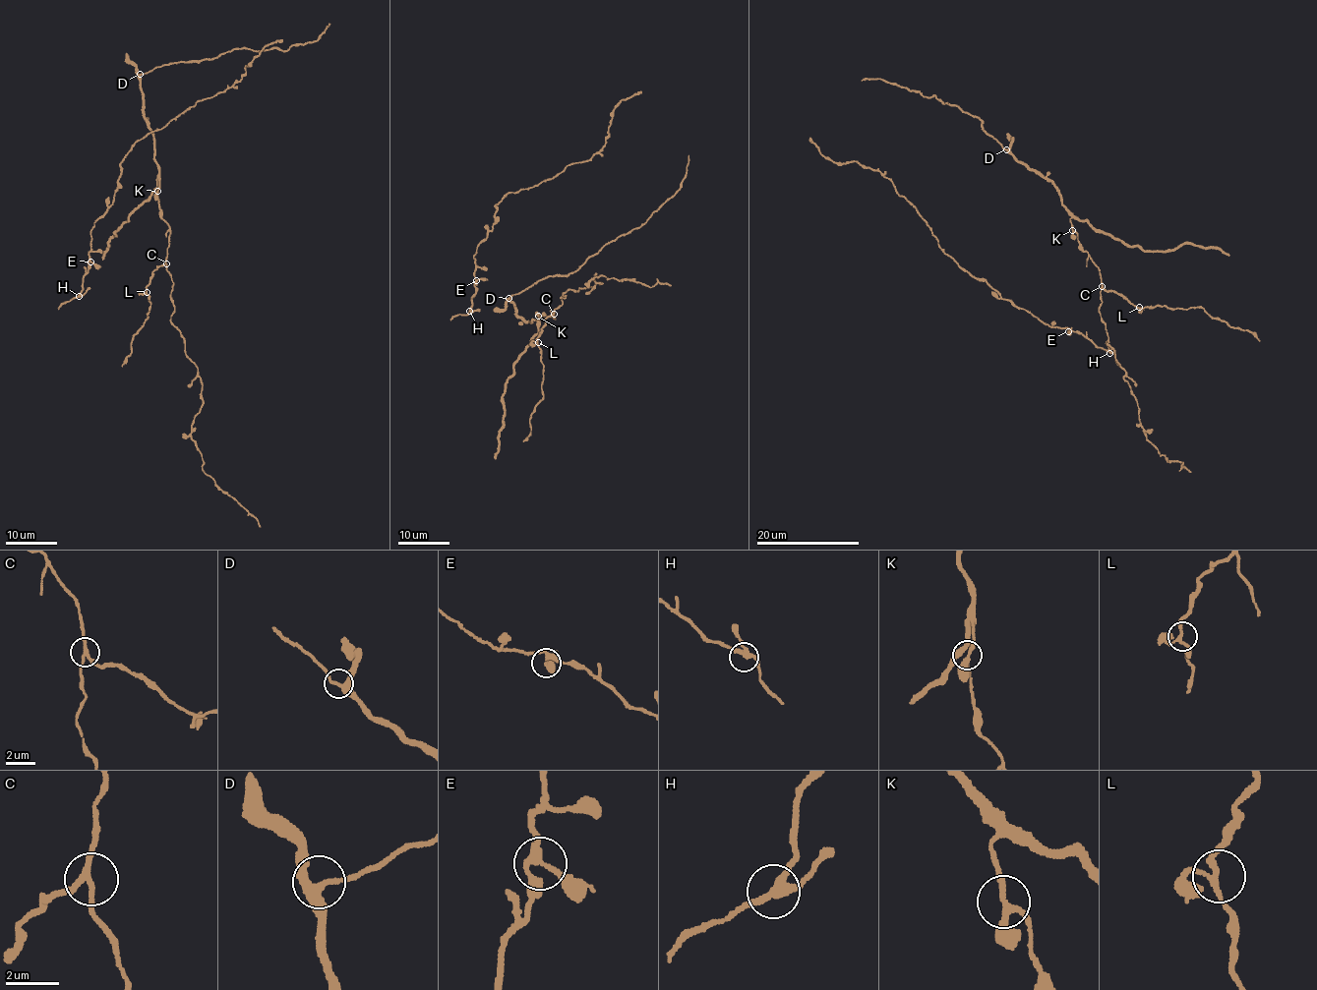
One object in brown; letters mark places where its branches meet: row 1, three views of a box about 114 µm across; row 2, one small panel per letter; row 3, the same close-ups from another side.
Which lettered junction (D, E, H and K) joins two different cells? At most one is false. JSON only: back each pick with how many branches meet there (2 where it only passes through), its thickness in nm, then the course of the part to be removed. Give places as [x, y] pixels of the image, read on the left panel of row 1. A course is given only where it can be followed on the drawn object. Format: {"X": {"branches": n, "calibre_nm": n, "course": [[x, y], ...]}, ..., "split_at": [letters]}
{"split_at": []}

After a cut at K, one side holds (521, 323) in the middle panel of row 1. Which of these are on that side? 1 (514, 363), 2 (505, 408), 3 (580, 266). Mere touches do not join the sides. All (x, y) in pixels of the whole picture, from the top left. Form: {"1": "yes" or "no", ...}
{"1": "yes", "2": "yes", "3": "yes"}

